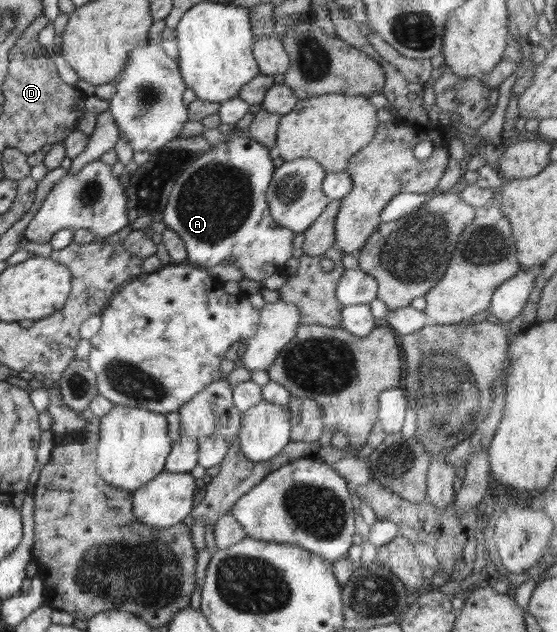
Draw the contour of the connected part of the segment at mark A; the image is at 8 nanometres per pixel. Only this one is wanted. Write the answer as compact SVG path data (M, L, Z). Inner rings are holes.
M235 127L224 134L226 142L212 145L178 176L168 195L168 204L162 209L163 221L185 244L189 264L210 269L227 259L242 272L245 279L256 284L274 273L286 272L291 268L295 232L281 228L270 216L265 193L275 170L272 164L274 153L269 147L254 141L248 129Z

